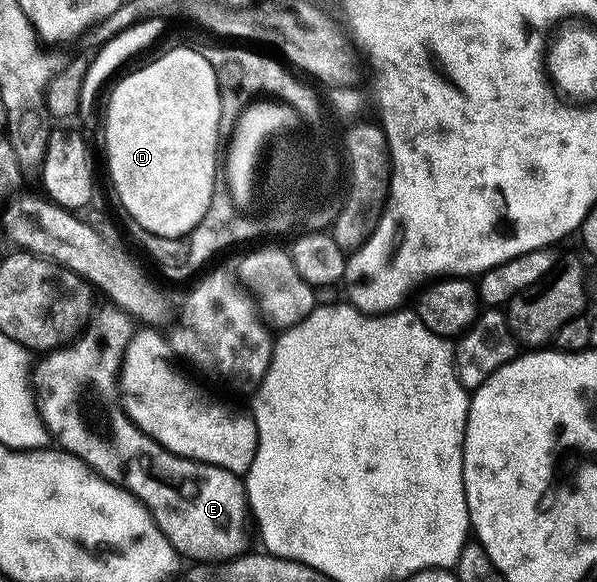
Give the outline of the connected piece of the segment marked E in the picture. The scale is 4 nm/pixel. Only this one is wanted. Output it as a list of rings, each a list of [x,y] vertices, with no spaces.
[[[105,306],[91,317],[86,332],[84,327],[73,341],[45,352],[35,367],[33,364],[32,395],[36,400],[42,424],[49,431],[51,440],[61,450],[74,455],[100,478],[107,479],[117,487],[125,487],[131,495],[135,495],[149,509],[150,516],[154,518],[164,537],[168,537],[179,556],[202,559],[205,555],[215,555],[224,561],[233,560],[248,547],[248,500],[243,480],[222,467],[213,467],[211,463],[198,463],[194,459],[173,455],[168,449],[161,447],[152,436],[145,435],[126,415],[122,404],[120,376],[122,359],[125,358],[128,345],[136,332],[136,323],[130,314],[121,308]]]

